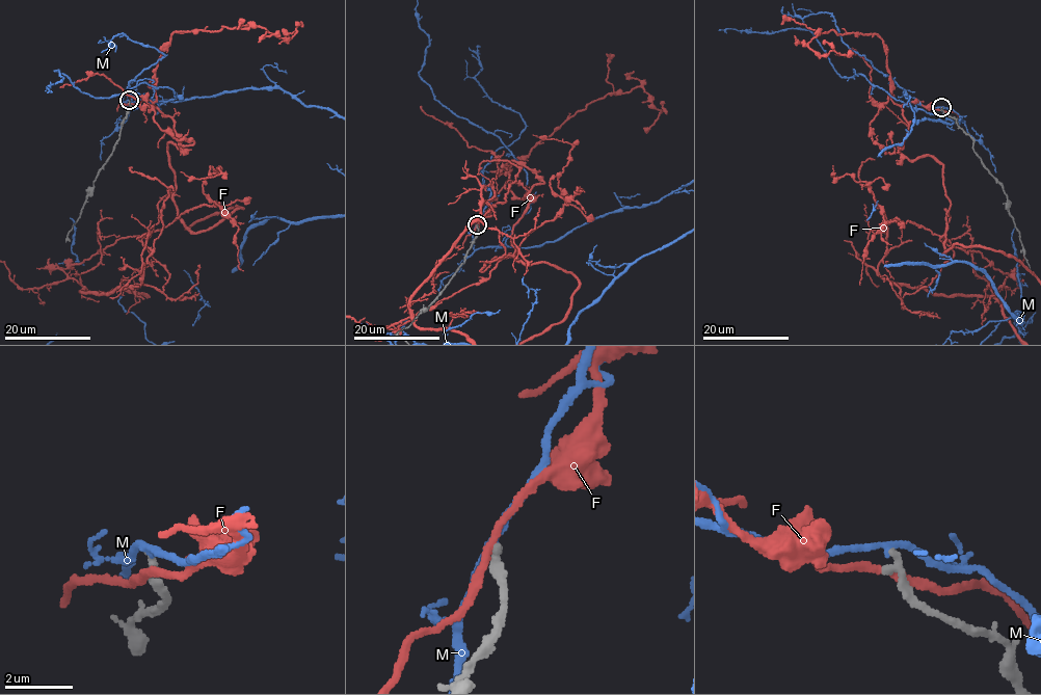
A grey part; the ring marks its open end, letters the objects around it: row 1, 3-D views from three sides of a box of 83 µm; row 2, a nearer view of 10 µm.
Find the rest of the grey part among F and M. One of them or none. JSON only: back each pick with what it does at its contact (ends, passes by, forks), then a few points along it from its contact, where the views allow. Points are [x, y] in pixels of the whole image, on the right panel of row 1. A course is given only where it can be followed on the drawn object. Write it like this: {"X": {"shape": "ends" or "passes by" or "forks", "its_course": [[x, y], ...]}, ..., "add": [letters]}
{"add": []}

